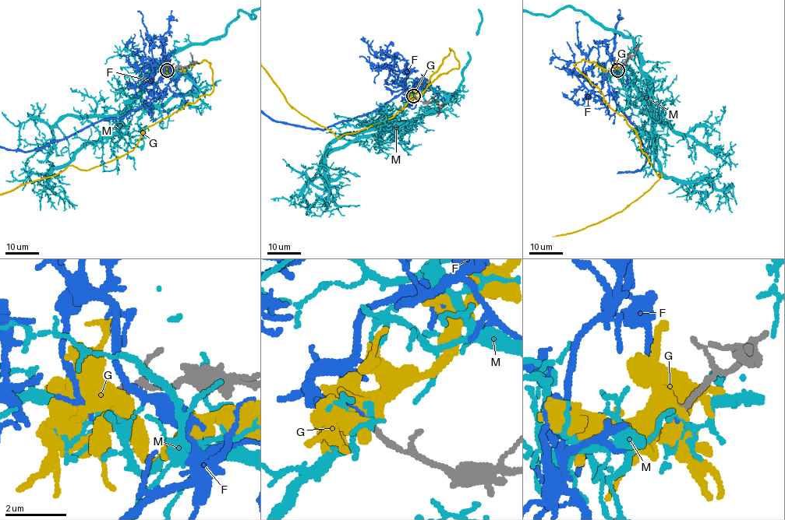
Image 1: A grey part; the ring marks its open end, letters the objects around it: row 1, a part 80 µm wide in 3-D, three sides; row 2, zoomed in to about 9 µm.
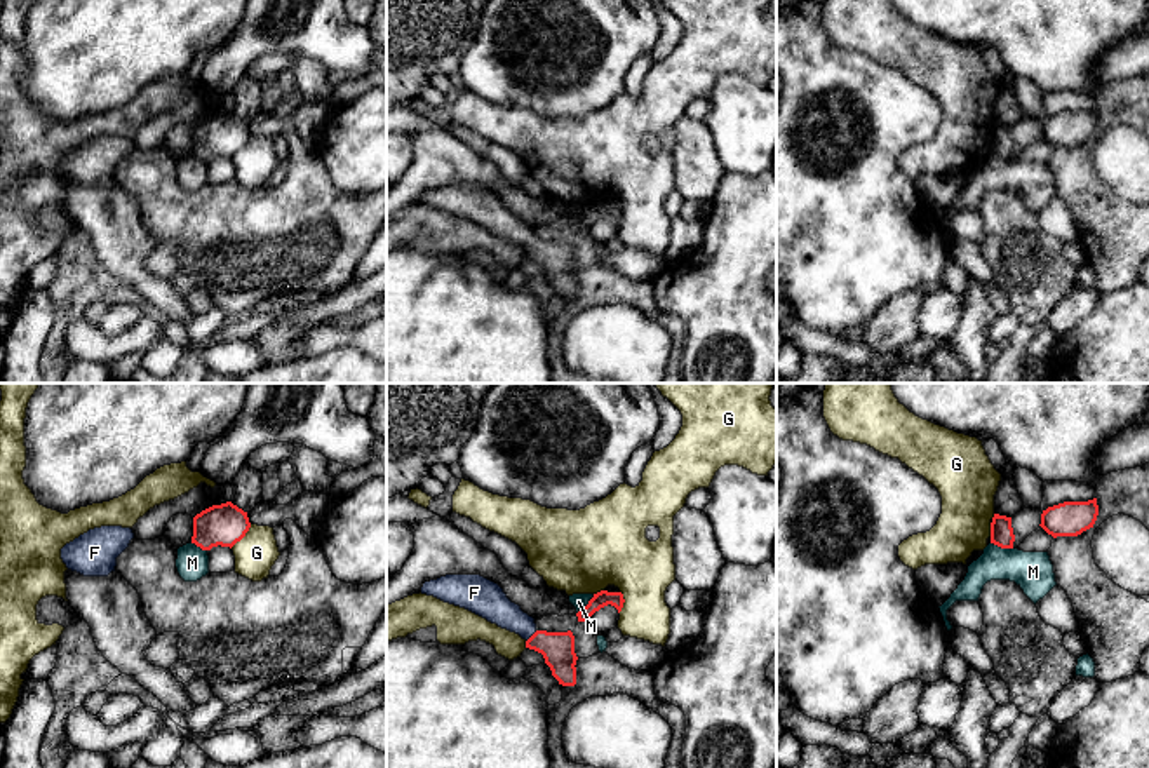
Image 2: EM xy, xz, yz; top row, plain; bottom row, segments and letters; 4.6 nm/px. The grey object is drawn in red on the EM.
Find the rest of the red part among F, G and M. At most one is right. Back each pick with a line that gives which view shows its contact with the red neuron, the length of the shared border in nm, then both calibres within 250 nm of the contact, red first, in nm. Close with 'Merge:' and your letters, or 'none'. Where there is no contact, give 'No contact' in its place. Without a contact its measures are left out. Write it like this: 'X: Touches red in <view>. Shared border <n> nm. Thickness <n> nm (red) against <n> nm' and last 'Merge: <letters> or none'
F: Touches red in xz. Shared border 80 nm. Thickness 160 nm (red) against 160 nm
Merge: F

